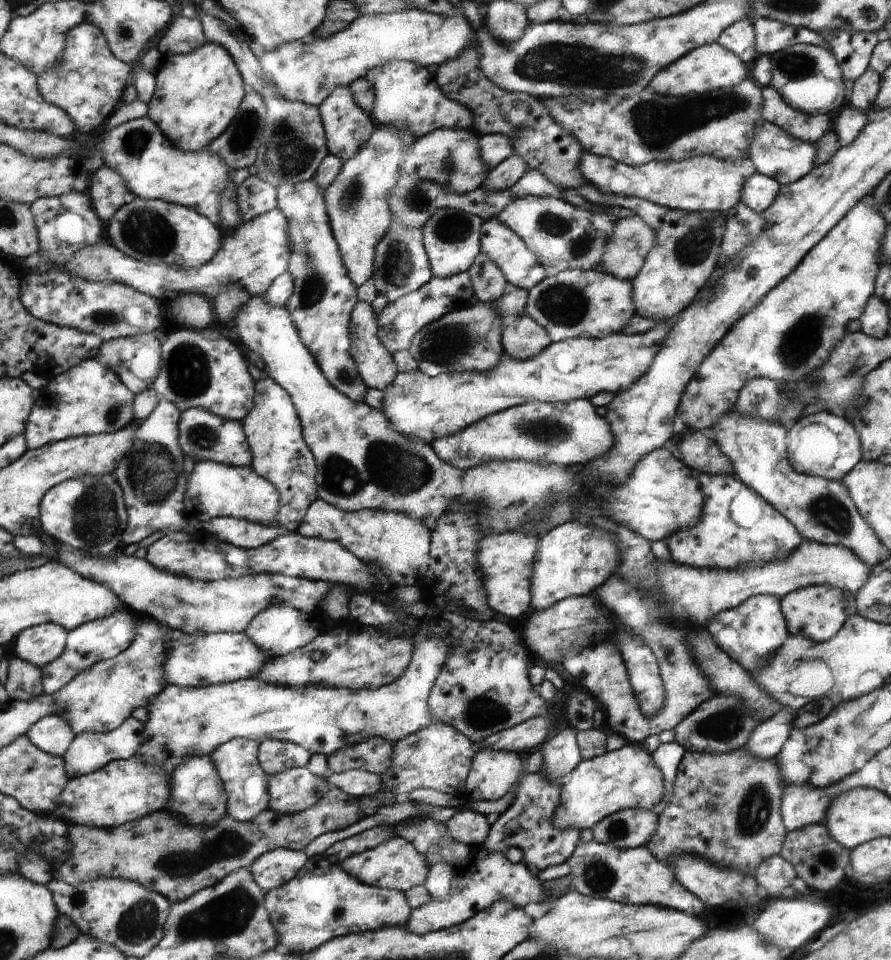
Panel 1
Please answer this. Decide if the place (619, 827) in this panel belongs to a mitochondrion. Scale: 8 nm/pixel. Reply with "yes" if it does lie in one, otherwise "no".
yes

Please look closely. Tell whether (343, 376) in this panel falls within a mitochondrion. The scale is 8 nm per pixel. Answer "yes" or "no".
yes

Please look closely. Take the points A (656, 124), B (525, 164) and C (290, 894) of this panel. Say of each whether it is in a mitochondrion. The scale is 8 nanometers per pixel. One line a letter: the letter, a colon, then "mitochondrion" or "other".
A: mitochondrion
B: other
C: other

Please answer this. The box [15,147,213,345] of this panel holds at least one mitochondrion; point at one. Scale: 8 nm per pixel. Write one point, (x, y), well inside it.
(148, 232)

